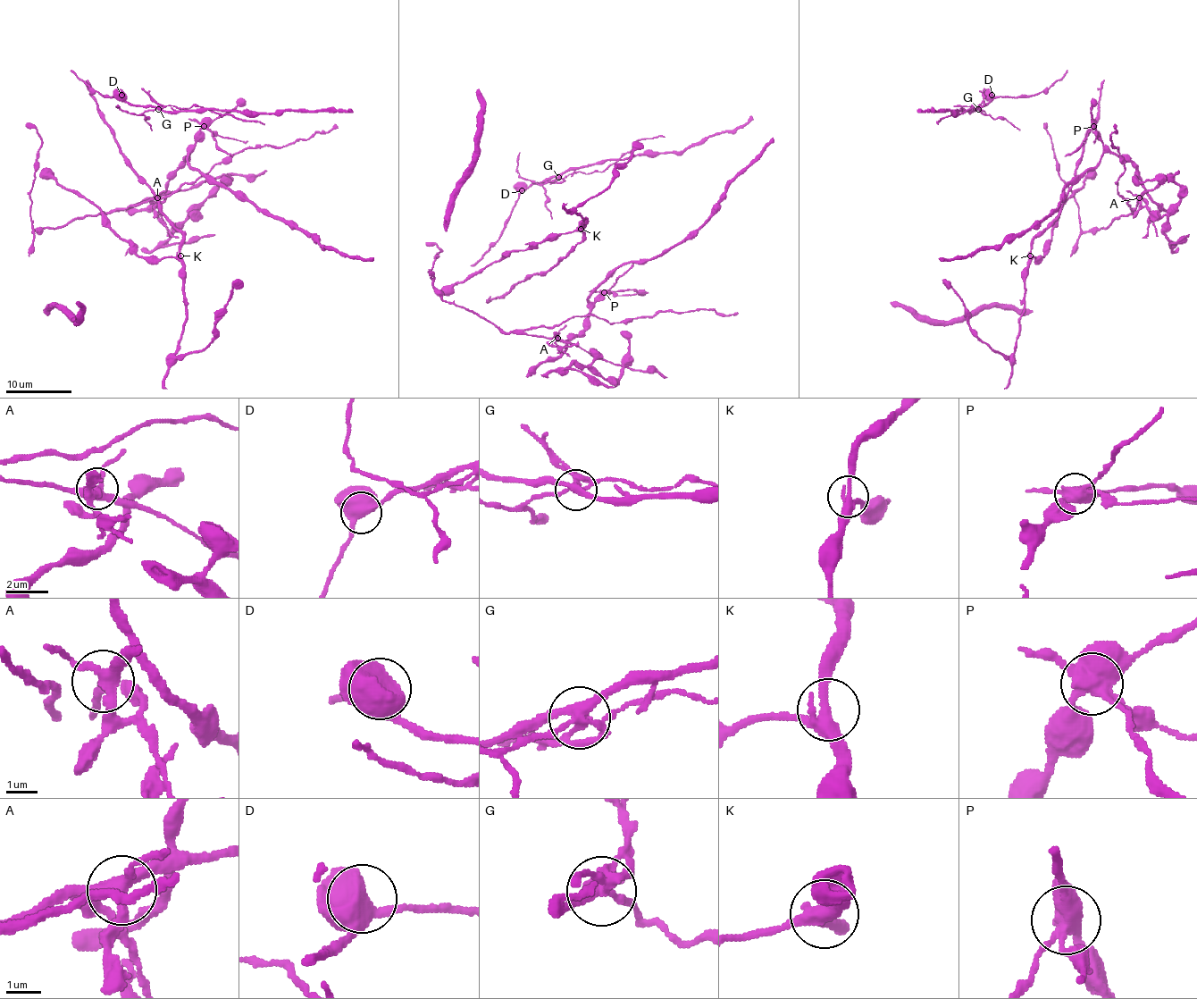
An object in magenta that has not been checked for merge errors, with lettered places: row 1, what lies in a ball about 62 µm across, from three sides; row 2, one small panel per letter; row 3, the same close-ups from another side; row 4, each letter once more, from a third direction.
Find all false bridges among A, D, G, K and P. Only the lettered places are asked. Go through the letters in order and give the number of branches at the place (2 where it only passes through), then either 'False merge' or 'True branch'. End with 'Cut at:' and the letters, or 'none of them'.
A: Branches: 4. False merge
D: Branches: 3. True branch
G: Branches: 6. False merge
K: Branches: 4. True branch
P: Branches: 5. False merge
Cut at: A, G, P

